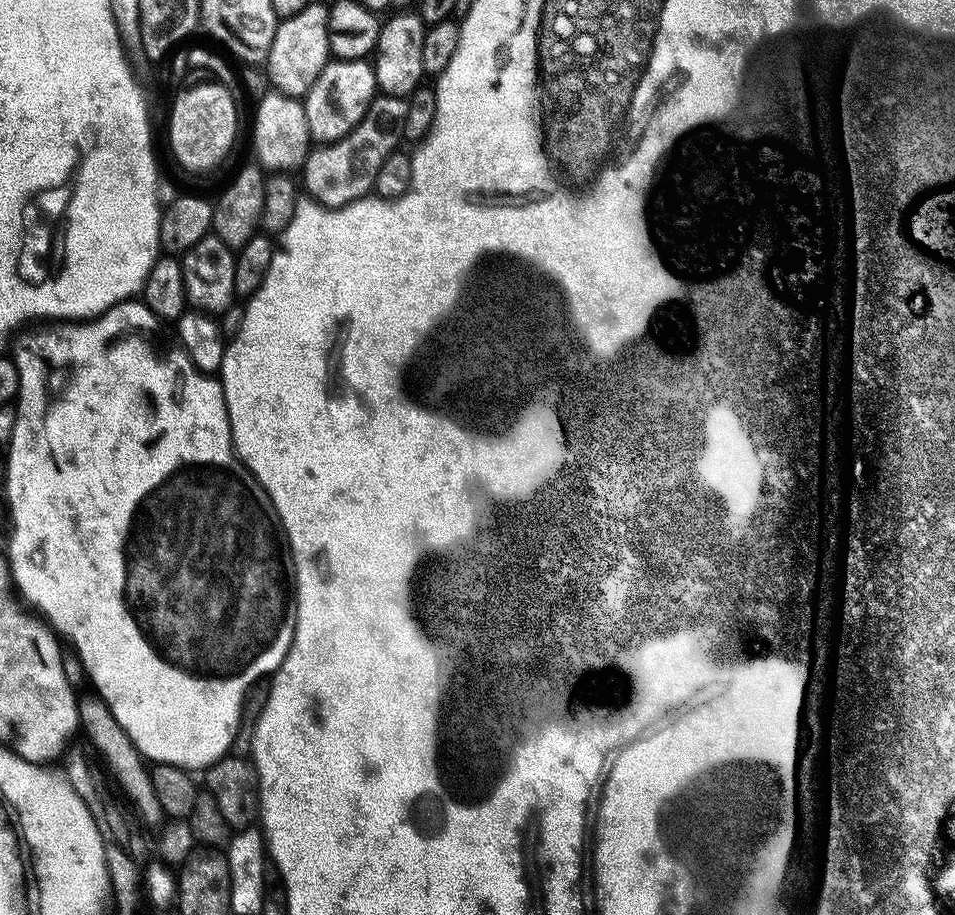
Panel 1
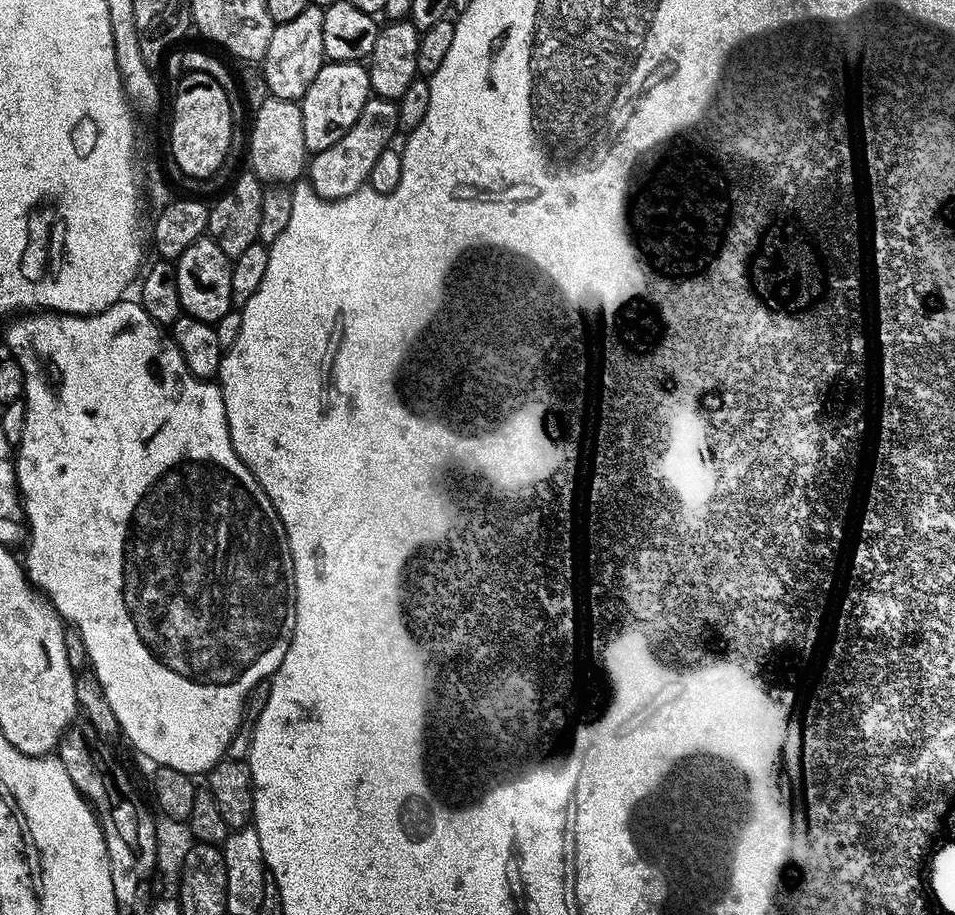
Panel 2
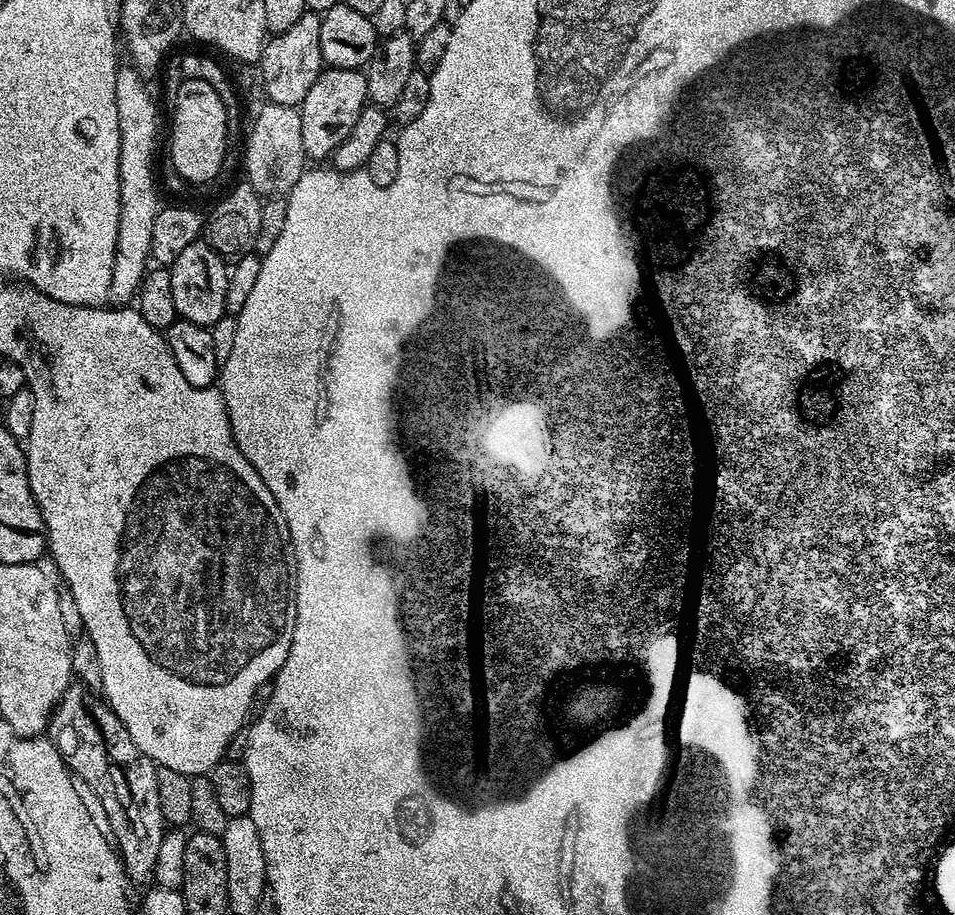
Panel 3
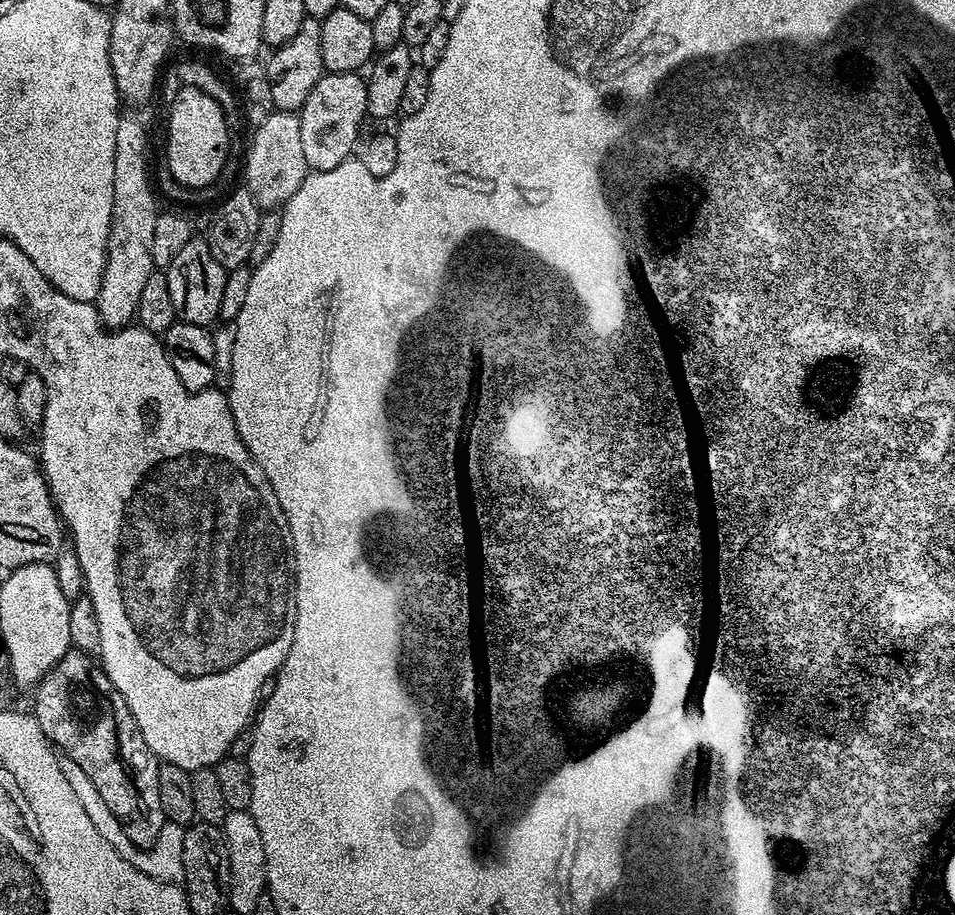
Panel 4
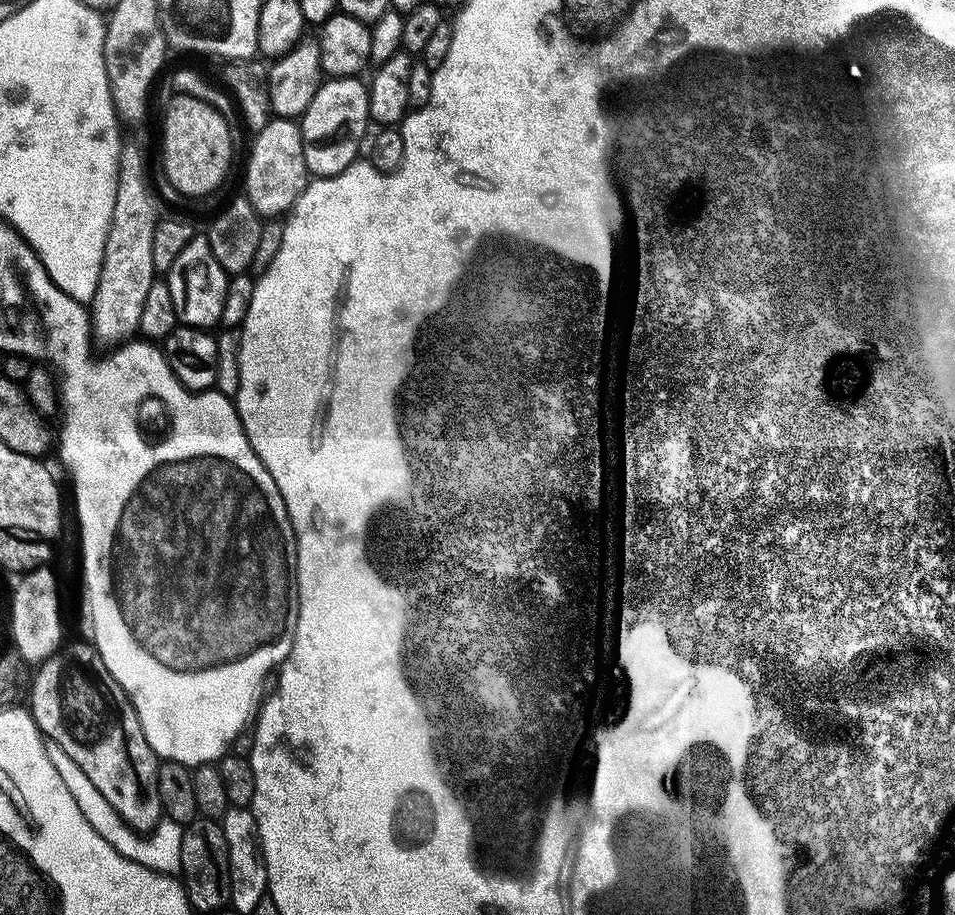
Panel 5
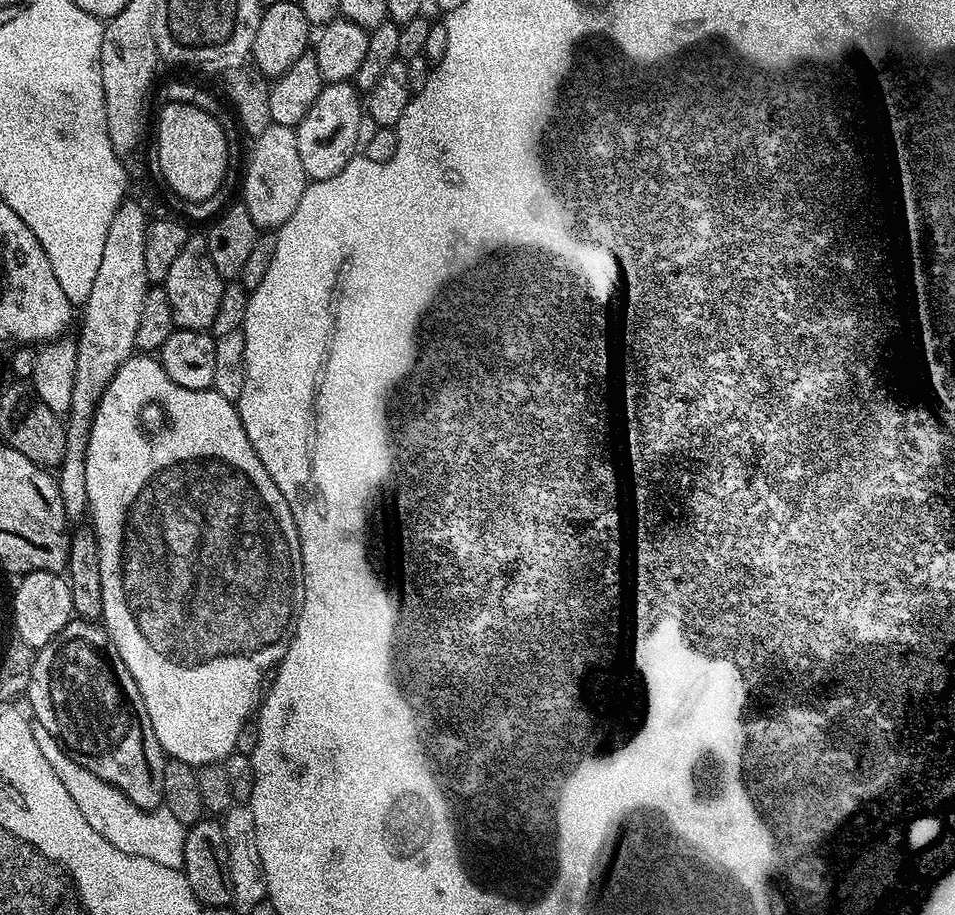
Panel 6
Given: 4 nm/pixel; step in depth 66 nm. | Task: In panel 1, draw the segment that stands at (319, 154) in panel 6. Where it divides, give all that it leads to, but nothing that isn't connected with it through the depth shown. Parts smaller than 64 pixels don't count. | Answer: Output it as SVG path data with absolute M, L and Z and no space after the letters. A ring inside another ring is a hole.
M333 59L322 70L322 74L318 74L318 82L310 86L308 95L302 100L309 137L313 141L329 144L350 134L350 130L354 130L354 126L362 122L377 94L376 75L367 59Z

